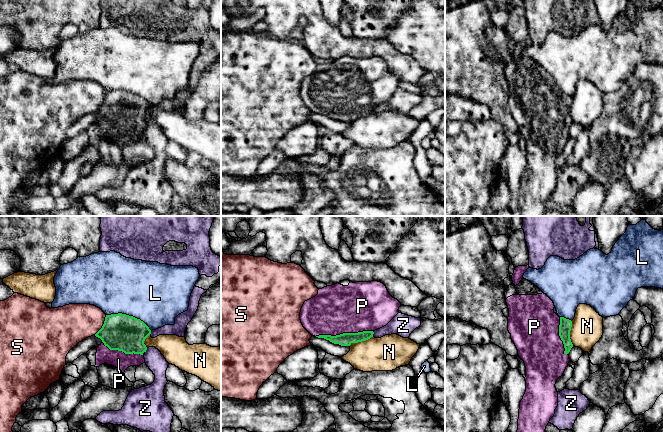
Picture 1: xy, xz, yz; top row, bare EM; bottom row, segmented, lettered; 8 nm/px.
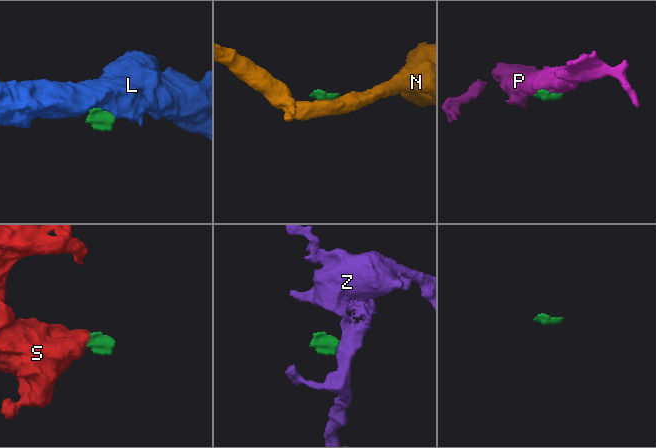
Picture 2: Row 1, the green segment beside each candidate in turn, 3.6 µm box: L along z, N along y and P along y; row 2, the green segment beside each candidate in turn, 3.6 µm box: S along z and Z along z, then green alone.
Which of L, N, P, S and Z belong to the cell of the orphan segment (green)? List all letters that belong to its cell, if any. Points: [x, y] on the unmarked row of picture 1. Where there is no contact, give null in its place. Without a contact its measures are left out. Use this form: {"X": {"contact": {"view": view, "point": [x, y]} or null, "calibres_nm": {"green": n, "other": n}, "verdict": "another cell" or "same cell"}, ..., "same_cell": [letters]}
{"L": {"contact": {"view": "xy", "point": [128, 91]}, "calibres_nm": {"green": 300, "other": 480}, "verdict": "another cell"}, "N": {"contact": {"view": "yz", "point": [569, 109]}, "calibres_nm": {"green": 100, "other": 260}, "verdict": "another cell"}, "P": {"contact": {"view": "xz", "point": [343, 109]}, "calibres_nm": {"green": 110, "other": 400}, "verdict": "same cell"}, "S": {"contact": {"view": "xy", "point": [103, 101]}, "calibres_nm": {"green": 300, "other": 320}, "verdict": "another cell"}, "Z": {"contact": {"view": "xz", "point": [373, 109]}, "calibres_nm": {"green": 110, "other": 180}, "verdict": "another cell"}, "same_cell": ["P"]}

